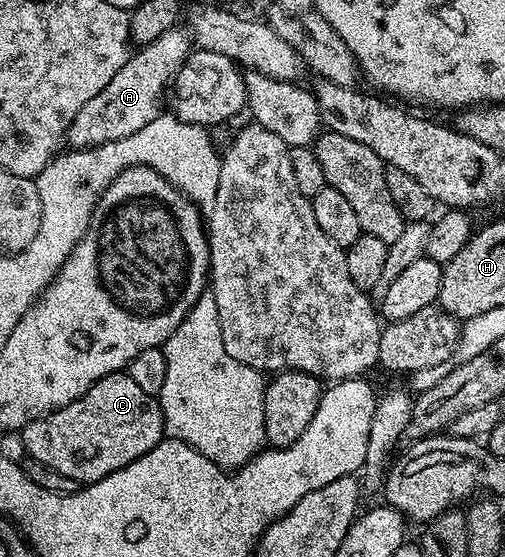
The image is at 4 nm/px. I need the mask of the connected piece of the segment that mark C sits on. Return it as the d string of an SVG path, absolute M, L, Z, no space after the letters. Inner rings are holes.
M119 373L96 381L88 393L32 421L20 434L29 458L89 485L144 457L162 442L165 429L166 416L157 398L144 393L128 373Z

